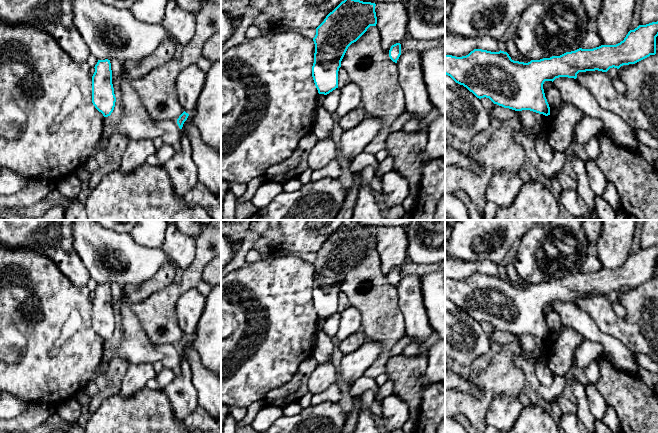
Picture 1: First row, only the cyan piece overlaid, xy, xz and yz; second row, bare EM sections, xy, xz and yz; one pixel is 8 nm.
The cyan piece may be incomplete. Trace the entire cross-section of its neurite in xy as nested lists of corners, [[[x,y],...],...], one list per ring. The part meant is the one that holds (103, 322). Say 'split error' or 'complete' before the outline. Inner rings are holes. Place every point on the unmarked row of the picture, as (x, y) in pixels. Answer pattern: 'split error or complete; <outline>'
complete; [[[98,284],[92,300],[92,327],[95,332],[108,341],[114,334],[116,321],[112,308],[110,284]]]

